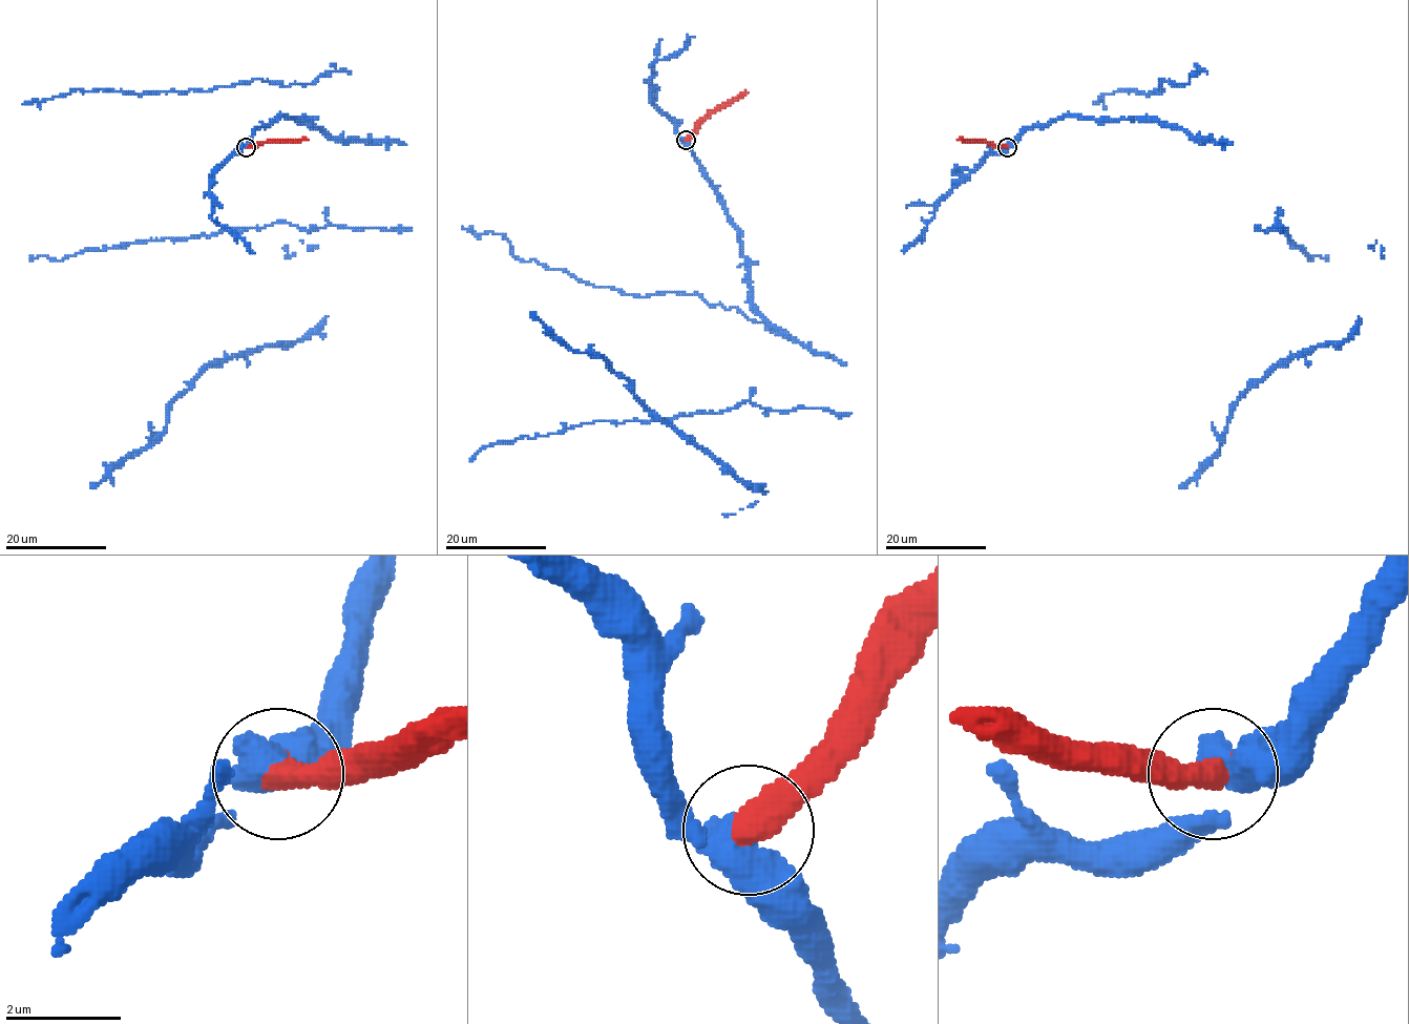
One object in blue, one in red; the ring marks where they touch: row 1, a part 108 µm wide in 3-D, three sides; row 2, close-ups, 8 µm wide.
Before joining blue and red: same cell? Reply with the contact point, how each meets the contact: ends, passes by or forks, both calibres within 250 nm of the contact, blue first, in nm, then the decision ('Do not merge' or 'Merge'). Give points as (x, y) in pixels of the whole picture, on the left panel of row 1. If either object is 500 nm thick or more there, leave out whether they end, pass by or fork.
Place: (246, 147). Thickness 550 nm (blue) against 550 nm. Do not merge

